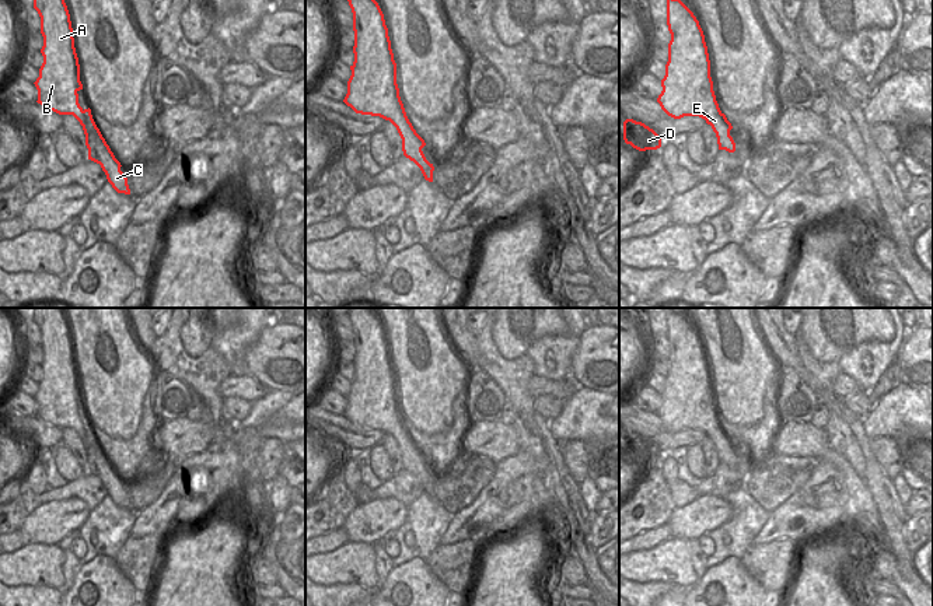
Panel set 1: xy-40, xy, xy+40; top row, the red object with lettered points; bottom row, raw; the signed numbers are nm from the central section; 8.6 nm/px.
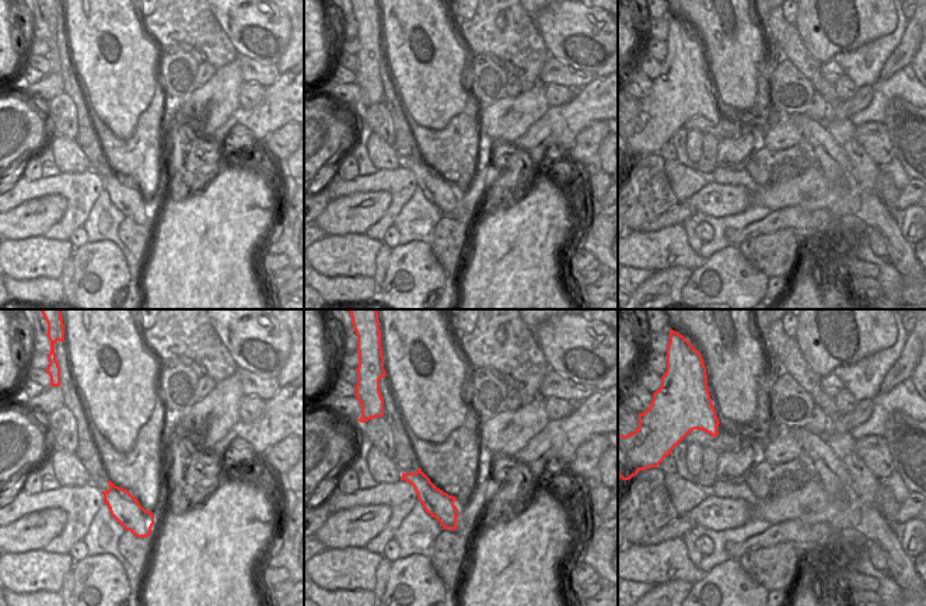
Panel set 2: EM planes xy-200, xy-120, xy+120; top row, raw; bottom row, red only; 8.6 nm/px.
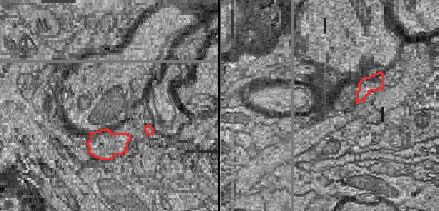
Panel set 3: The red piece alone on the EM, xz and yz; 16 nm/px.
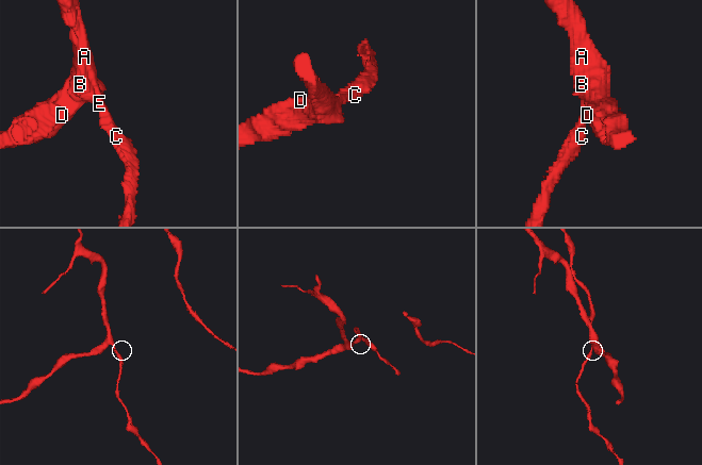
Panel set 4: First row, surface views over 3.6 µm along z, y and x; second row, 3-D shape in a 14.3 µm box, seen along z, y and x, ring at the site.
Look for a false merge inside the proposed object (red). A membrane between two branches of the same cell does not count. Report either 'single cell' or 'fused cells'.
single cell

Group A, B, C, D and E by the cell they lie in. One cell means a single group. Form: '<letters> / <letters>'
A B C D E

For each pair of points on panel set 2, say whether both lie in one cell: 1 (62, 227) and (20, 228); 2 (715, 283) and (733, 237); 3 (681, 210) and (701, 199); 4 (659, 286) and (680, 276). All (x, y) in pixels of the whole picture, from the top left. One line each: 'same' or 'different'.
1: different
2: different
3: different
4: same

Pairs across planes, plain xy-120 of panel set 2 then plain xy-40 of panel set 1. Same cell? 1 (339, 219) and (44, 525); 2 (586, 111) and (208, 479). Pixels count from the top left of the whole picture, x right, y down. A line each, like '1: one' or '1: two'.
1: one
2: one

